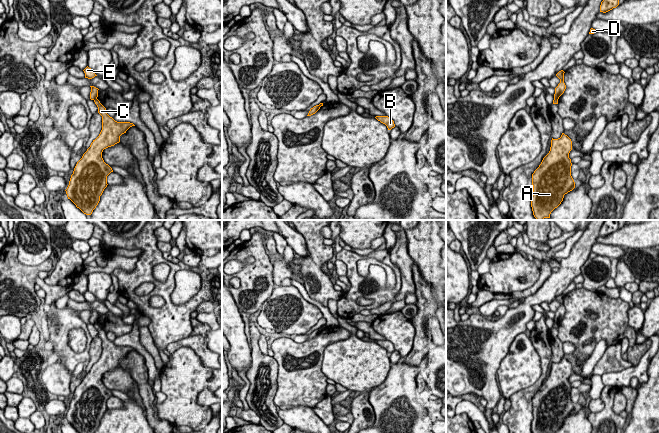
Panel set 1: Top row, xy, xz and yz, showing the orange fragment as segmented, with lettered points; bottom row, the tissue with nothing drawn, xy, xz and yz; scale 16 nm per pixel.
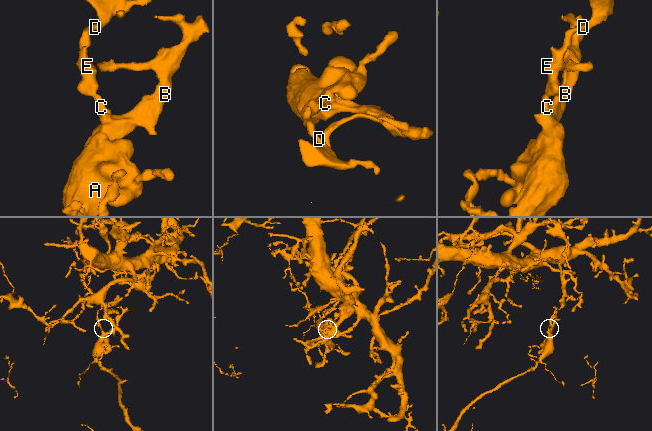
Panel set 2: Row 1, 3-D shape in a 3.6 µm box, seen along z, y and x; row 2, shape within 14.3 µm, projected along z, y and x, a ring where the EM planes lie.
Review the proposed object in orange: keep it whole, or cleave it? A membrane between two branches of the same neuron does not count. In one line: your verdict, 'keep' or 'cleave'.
cleave

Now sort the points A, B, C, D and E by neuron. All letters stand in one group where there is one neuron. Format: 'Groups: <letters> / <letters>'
Groups: A B C / D E

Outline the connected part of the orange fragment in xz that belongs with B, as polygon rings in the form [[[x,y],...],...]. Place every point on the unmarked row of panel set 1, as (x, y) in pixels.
[[[376,340],[375,342],[381,347],[385,348],[388,354],[391,354],[395,351],[394,345],[388,340]]]

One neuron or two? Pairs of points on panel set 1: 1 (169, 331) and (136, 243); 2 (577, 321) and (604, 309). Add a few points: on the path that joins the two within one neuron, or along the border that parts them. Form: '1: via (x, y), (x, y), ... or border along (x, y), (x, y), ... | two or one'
1: via (169, 308), (165, 292), (146, 273), (146, 263) | one
2: via (581, 313), (586, 308), (596, 308) | one

